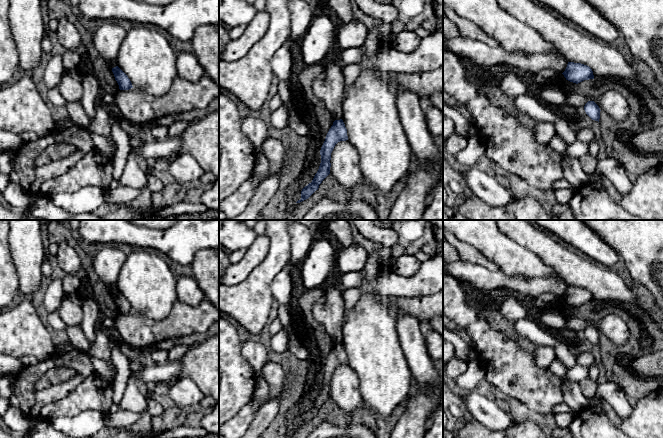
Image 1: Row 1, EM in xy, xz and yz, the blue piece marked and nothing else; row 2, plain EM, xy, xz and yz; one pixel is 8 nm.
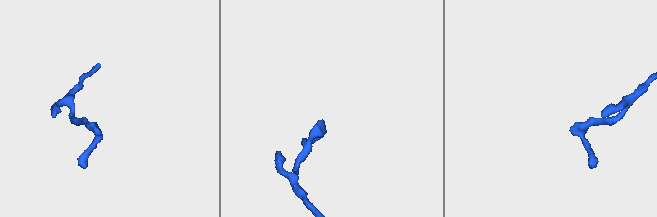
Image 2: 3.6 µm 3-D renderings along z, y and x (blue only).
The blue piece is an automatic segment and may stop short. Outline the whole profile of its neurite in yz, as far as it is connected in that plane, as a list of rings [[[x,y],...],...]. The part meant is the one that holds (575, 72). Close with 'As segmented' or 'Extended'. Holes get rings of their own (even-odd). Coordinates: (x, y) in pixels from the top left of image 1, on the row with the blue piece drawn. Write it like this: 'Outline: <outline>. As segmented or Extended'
Outline: [[[568,62],[567,67],[562,74],[566,80],[576,84],[584,80],[594,79],[592,69],[581,63]]]. As segmented

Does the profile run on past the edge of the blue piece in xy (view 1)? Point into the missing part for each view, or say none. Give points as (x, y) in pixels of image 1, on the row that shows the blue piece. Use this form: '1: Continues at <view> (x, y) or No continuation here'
1: No continuation here

